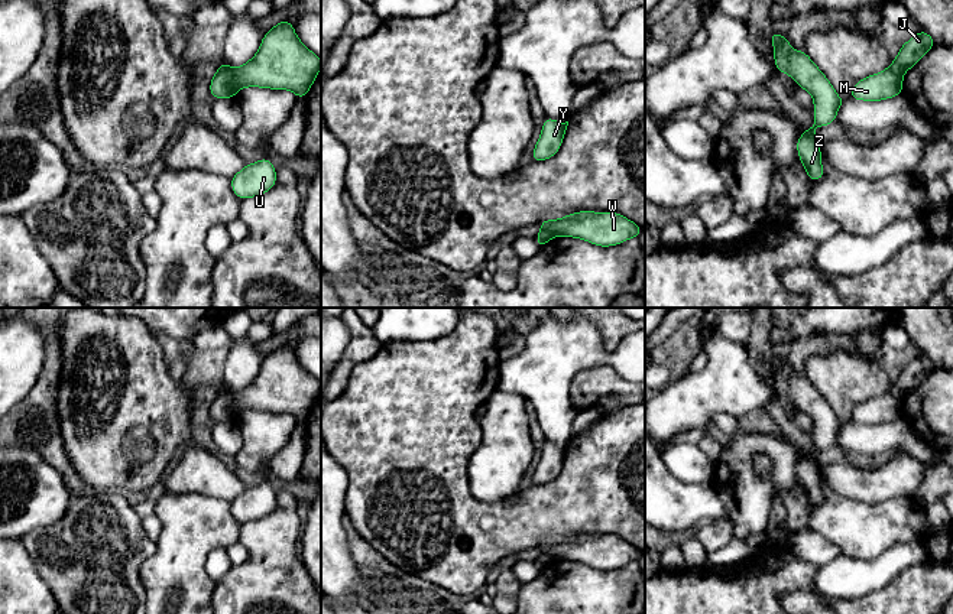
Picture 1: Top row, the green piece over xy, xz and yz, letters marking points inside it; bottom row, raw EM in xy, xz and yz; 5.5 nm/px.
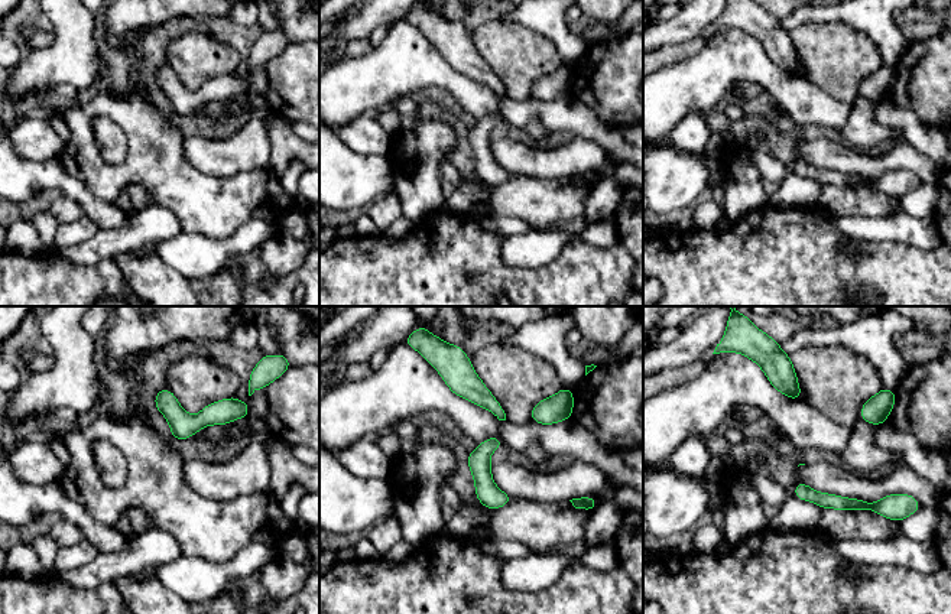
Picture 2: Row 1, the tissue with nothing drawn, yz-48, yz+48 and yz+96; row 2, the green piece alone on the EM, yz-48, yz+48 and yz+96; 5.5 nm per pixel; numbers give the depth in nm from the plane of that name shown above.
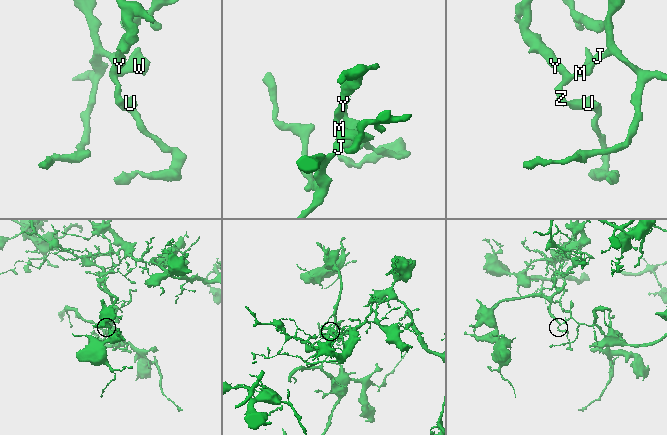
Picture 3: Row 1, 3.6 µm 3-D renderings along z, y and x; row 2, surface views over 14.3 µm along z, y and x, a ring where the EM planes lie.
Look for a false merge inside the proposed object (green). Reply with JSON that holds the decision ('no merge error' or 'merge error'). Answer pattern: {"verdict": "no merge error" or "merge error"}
{"verdict": "merge error"}

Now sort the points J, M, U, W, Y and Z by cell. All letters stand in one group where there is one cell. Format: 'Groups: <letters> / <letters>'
Groups: J / M U W Y Z

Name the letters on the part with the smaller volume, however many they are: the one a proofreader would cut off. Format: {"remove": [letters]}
{"remove": ["J"]}

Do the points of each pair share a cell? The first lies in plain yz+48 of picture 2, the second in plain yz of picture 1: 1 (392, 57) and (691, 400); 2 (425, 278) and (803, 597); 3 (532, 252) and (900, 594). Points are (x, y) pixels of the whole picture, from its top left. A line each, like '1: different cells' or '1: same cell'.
1: same cell
2: different cells
3: different cells

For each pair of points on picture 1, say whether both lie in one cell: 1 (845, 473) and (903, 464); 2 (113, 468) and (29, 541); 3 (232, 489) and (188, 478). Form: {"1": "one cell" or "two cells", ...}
{"1": "one cell", "2": "two cells", "3": "one cell"}

